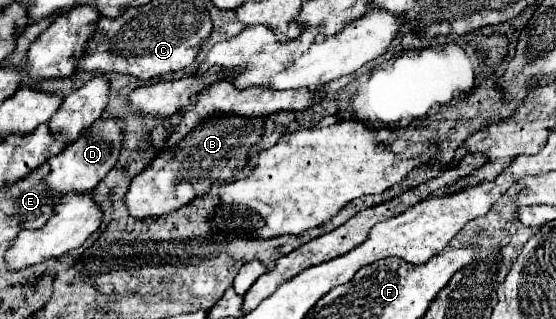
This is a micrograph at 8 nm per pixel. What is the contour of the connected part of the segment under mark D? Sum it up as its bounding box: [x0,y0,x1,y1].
[45,118,125,196]

